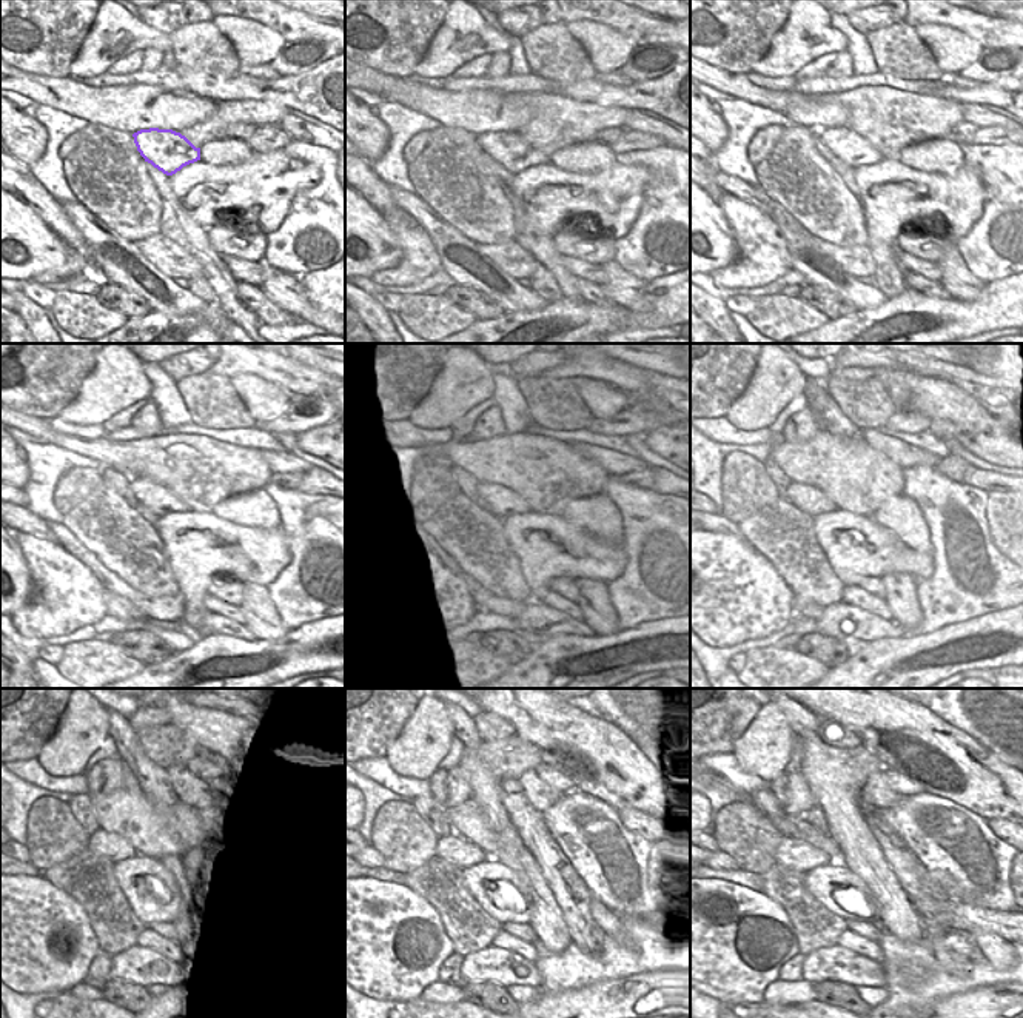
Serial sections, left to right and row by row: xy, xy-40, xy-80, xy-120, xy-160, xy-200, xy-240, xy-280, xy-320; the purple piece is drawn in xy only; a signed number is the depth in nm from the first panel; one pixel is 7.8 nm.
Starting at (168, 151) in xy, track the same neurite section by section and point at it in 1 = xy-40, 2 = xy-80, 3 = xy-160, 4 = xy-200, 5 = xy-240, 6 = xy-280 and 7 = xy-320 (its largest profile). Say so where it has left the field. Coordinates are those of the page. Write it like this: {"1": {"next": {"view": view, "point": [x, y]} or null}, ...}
{"1": {"next": {"view": "xy-40", "point": [510, 150]}}, "2": {"next": {"view": "xy-80", "point": [851, 148]}}, "3": {"next": {"view": "xy-160", "point": [498, 499]}}, "4": {"next": {"view": "xy-200", "point": [812, 502]}}, "5": {"next": {"view": "xy-240", "point": [114, 847]}}, "6": {"next": {"view": "xy-280", "point": [455, 849]}}, "7": {"next": {"view": "xy-320", "point": [792, 853]}}}

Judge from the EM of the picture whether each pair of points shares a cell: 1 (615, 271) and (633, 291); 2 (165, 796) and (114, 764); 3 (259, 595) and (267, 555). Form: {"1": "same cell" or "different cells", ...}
{"1": "same cell", "2": "different cells", "3": "different cells"}

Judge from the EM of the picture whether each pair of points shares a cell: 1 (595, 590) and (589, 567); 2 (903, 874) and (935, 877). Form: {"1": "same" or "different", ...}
{"1": "different", "2": "different"}

